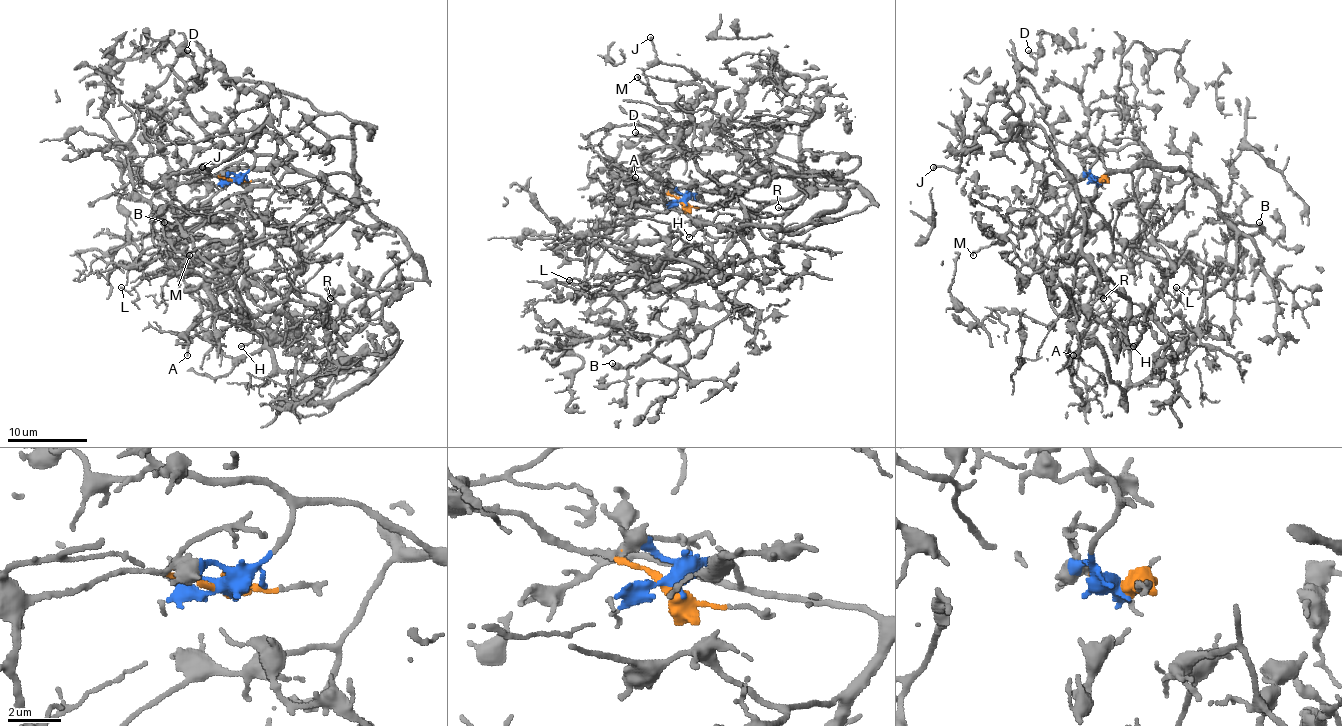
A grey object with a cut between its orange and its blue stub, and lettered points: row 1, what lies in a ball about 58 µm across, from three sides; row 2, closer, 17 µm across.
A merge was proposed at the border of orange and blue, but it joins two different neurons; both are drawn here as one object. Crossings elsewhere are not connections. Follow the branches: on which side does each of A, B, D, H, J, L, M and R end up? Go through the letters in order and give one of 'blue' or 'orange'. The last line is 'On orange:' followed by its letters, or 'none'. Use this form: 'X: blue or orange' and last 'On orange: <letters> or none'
A: orange
B: blue
D: blue
H: orange
J: blue
L: orange
M: orange
R: blue
On orange: A, H, L, M

